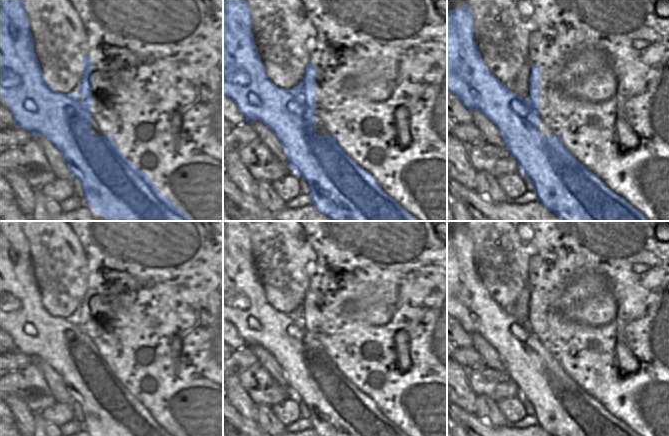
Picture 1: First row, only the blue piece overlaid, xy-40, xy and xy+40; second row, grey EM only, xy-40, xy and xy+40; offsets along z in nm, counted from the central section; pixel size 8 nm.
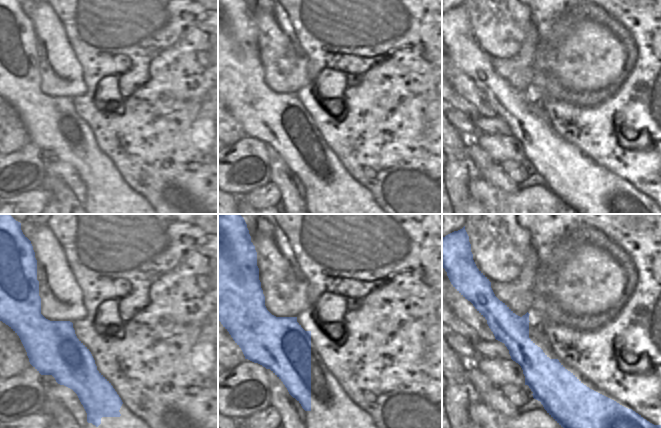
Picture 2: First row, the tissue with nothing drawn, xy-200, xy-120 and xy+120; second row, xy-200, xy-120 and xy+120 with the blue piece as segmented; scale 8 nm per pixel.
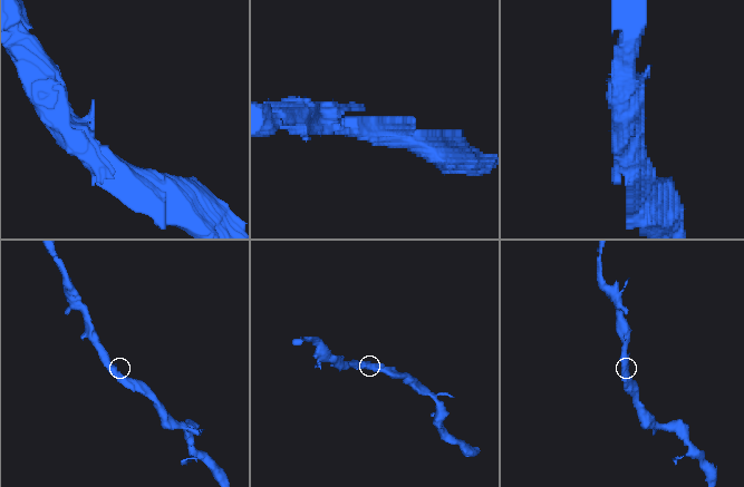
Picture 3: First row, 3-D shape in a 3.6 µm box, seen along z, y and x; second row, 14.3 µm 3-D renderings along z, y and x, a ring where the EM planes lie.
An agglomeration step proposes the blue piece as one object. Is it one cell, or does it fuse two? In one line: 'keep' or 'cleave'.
keep

